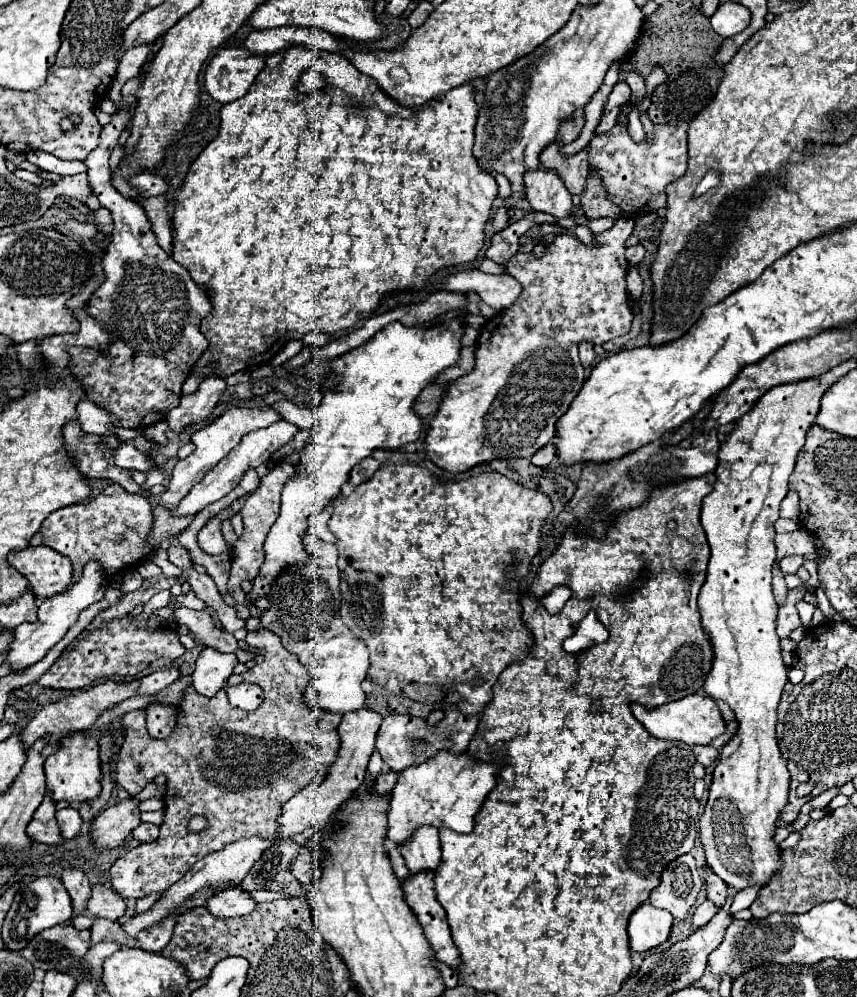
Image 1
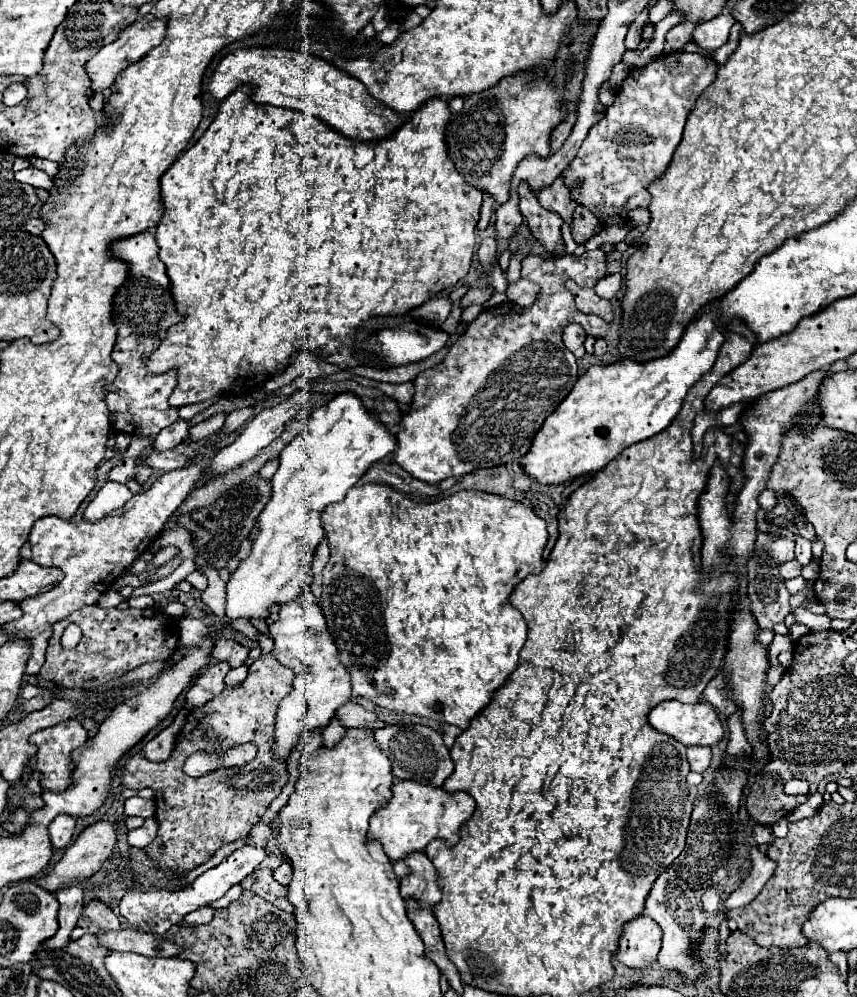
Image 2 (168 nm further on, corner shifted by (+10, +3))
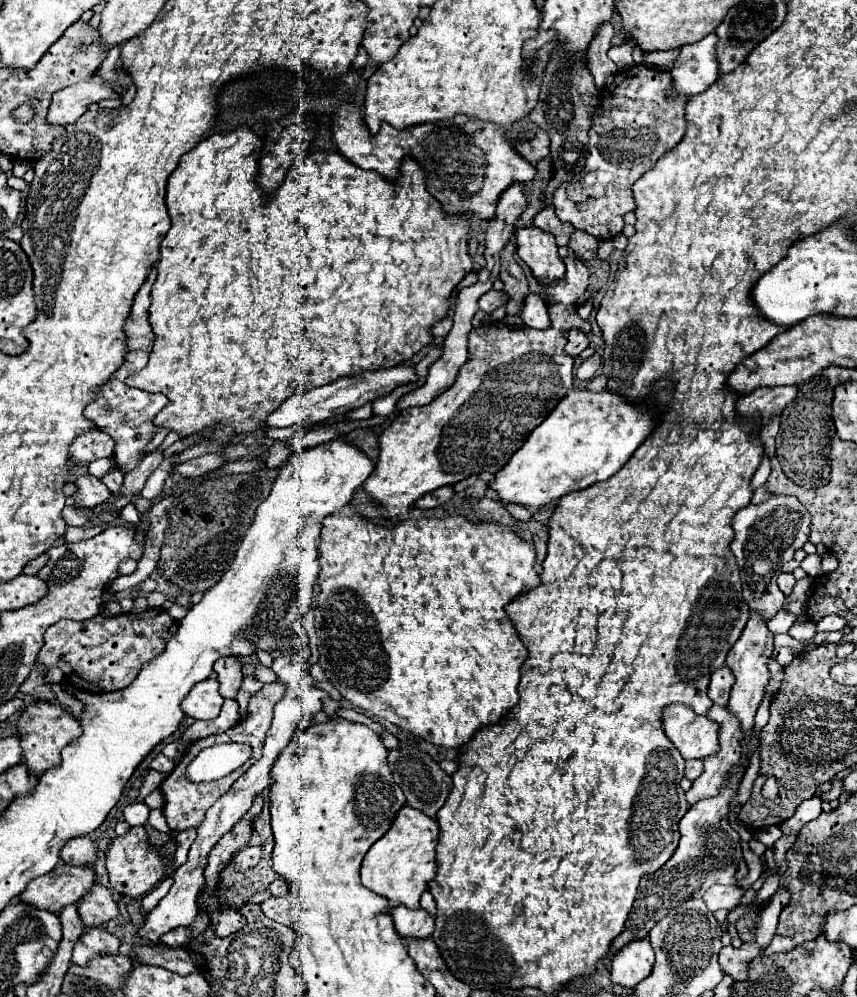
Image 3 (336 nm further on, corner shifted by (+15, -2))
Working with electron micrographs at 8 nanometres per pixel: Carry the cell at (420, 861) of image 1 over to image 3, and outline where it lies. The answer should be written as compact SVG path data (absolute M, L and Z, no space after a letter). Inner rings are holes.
M397 905L393 911L393 921L397 933L403 937L419 937L425 939L433 933L433 915L425 909L407 909L405 905Z

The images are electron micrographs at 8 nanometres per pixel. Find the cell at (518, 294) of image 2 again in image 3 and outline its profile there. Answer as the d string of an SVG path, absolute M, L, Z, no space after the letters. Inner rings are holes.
M529 293L525 297L525 301L521 303L521 311L519 311L519 317L523 319L523 323L527 327L533 327L533 329L545 329L549 327L549 315L547 315L547 305L545 301L535 295L535 293Z

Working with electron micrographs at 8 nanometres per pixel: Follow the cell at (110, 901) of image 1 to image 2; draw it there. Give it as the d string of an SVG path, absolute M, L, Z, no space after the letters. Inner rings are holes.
M92 900L78 920L78 926L72 930L72 938L78 940L84 934L98 934L98 932L110 932L120 930L120 920L116 914L100 900Z

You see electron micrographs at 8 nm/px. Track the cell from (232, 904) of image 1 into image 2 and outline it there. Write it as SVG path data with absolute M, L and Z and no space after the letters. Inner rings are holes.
M200 908L200 910L194 910L190 916L186 916L186 920L180 924L180 926L202 926L202 924L208 924L214 916L214 908Z

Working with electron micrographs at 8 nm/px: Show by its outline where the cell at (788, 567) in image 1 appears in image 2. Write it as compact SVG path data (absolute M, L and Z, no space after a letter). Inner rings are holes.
M790 560L790 562L784 562L784 564L780 566L780 576L782 576L784 580L796 578L796 576L800 576L800 570L802 570L802 566L800 566L796 560Z

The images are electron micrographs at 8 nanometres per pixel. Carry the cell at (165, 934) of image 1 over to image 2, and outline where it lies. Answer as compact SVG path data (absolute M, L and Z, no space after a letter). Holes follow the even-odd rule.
M244 846L240 850L236 850L234 854L230 854L220 866L204 872L202 876L198 876L190 886L186 886L184 890L178 892L168 892L168 890L154 890L154 892L126 892L120 900L120 914L128 920L134 928L142 930L142 932L152 932L152 934L164 934L168 932L174 924L180 924L182 918L202 906L206 906L208 902L214 902L218 898L222 898L234 884L240 884L248 874L252 874L260 862L264 860L266 852L264 848L250 848Z

